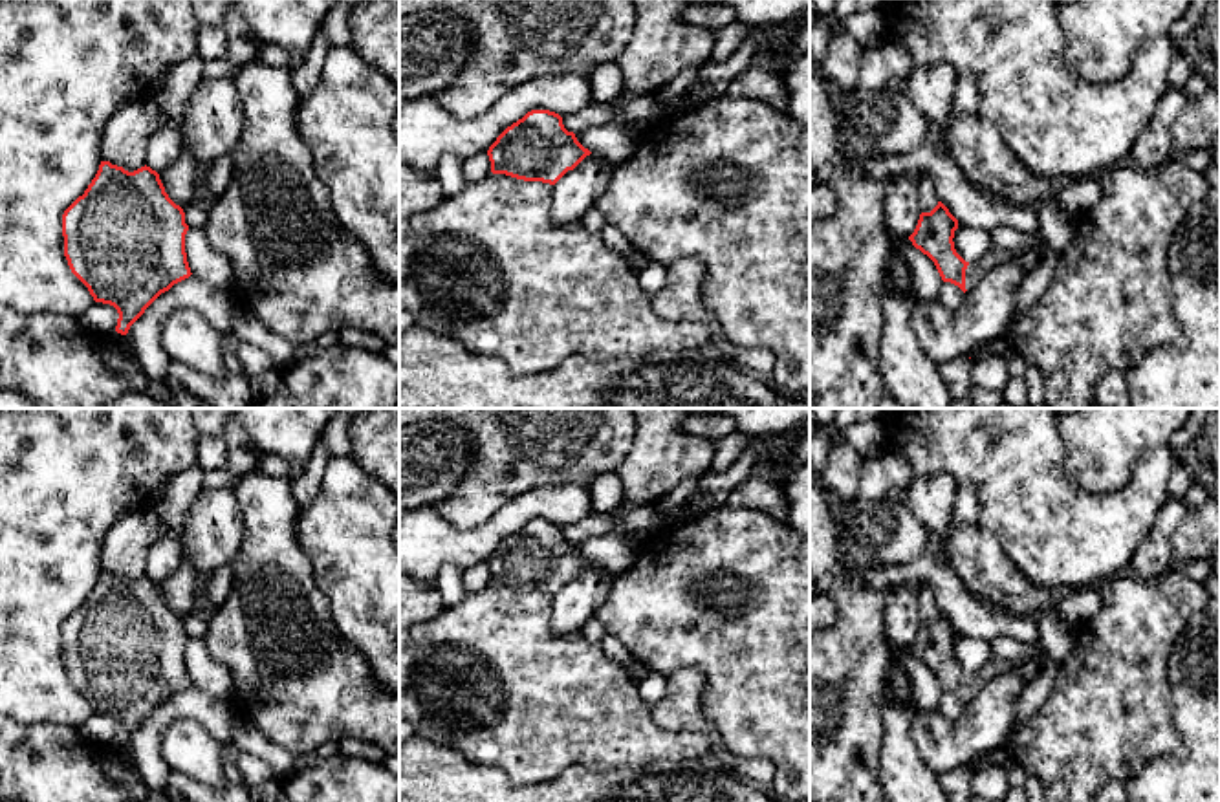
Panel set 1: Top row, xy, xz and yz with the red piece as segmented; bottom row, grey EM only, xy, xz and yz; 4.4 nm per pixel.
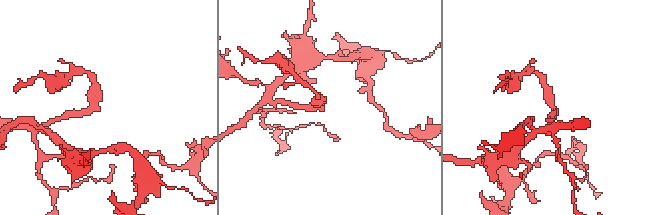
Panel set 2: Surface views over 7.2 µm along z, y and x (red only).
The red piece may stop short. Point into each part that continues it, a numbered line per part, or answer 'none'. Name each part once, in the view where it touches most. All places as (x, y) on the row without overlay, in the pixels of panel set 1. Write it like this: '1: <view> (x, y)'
1: yz (995, 667)

